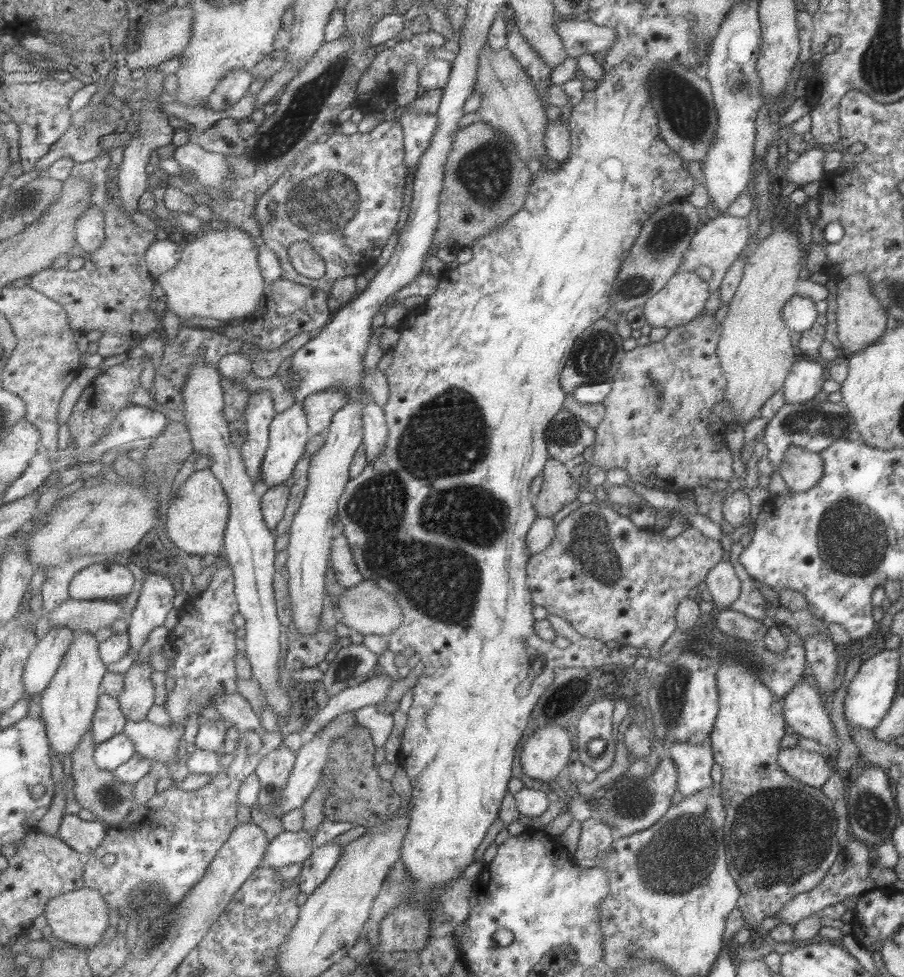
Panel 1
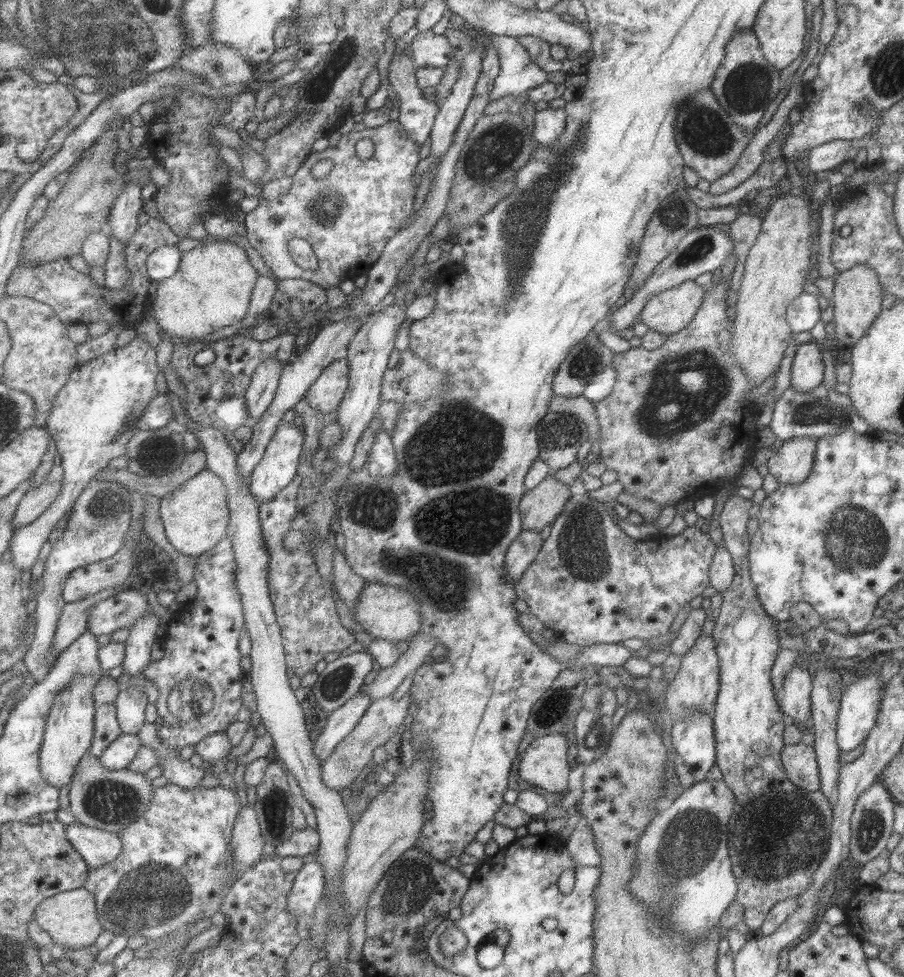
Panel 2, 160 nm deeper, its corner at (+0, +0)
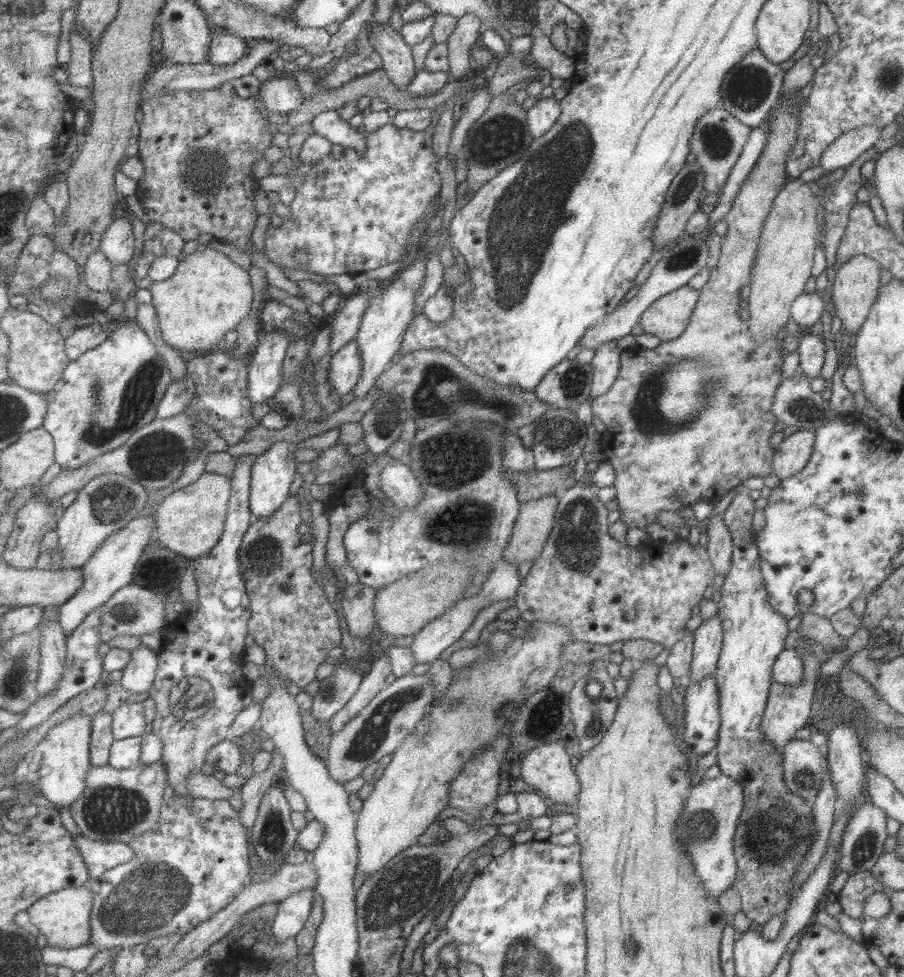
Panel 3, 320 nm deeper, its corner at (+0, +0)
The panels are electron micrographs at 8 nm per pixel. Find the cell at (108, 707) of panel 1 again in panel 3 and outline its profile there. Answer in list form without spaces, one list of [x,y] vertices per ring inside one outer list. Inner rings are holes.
[[[101,711],[94,715],[92,732],[92,745],[90,753],[94,766],[107,766],[110,764],[112,746],[115,740],[113,732],[113,715]]]

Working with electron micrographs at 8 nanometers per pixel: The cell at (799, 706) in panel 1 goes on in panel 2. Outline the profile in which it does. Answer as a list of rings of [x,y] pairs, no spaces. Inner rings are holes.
[[[795,663],[784,676],[783,698],[778,706],[785,718],[792,724],[806,730],[810,726],[810,690],[812,689],[812,670],[801,669]]]

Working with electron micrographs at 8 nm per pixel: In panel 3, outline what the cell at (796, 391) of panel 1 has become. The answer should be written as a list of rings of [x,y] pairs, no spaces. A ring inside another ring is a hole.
[[[816,330],[807,332],[800,337],[798,348],[795,350],[799,356],[798,369],[811,381],[819,376],[824,358],[823,336]]]

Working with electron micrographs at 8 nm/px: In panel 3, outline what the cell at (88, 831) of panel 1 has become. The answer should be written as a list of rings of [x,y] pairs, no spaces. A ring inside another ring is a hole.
[[[79,832],[75,840],[90,869],[91,880],[101,879],[105,873],[113,868],[133,861],[134,850],[130,844],[89,840]]]

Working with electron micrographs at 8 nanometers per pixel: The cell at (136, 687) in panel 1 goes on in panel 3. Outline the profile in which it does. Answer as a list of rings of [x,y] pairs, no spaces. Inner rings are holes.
[[[133,697],[122,703],[112,715],[115,740],[145,735],[150,730],[143,703]]]

